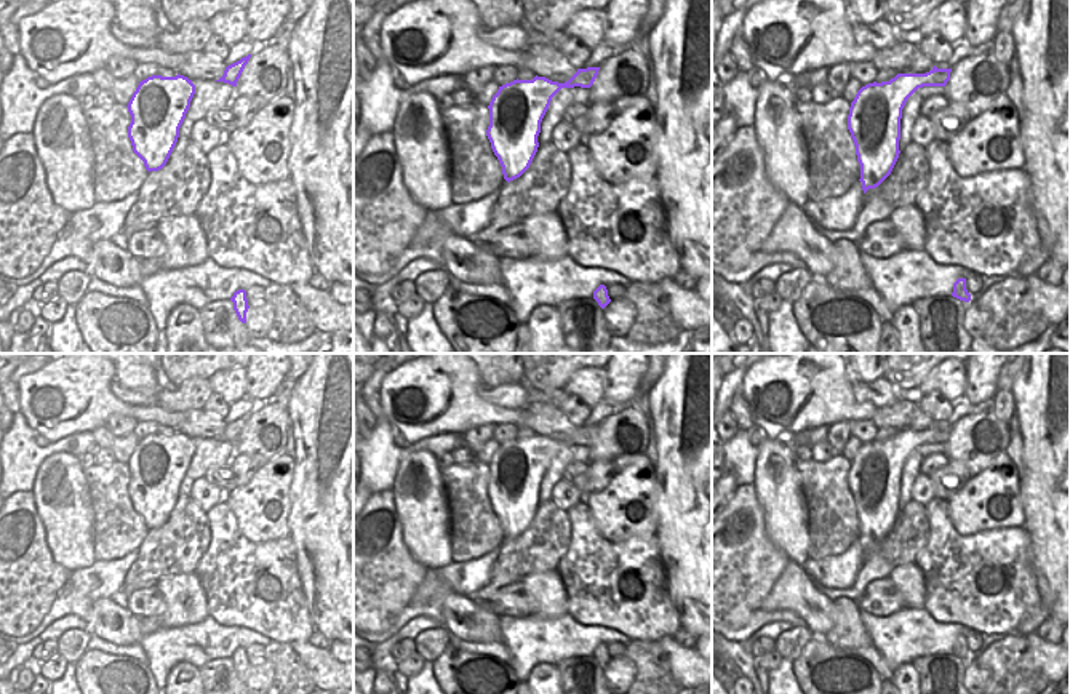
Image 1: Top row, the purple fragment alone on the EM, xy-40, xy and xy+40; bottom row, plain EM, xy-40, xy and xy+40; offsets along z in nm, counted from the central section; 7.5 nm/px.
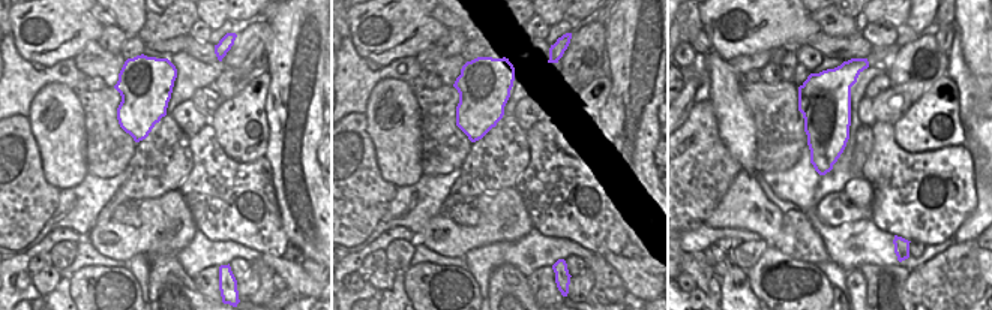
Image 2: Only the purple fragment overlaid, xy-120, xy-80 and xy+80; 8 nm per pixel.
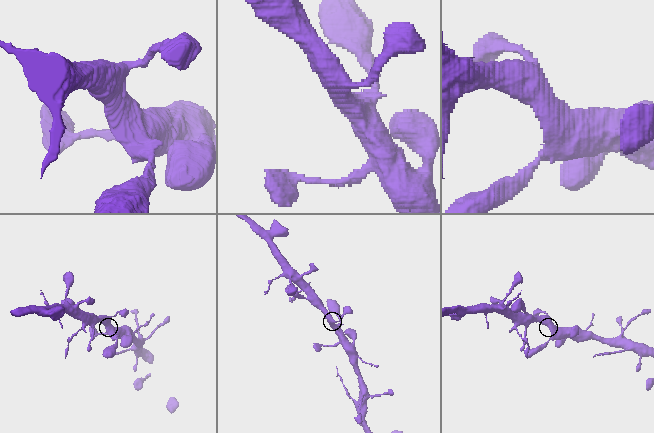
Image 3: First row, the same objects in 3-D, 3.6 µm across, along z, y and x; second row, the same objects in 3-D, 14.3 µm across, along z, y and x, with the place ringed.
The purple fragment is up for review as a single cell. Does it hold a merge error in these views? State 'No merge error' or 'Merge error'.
No merge error

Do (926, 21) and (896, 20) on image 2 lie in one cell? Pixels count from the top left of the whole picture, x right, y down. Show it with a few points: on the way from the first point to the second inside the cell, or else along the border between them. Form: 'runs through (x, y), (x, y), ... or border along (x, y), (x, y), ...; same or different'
border along (907, 15), (904, 26); different

